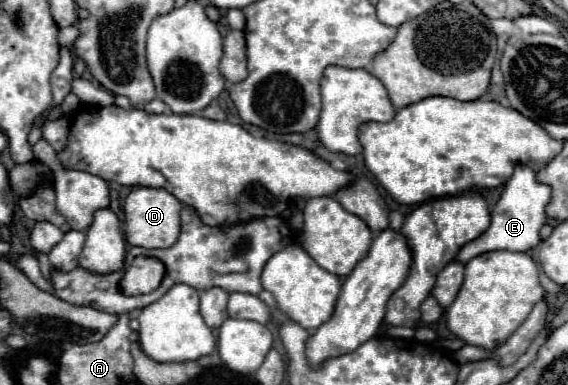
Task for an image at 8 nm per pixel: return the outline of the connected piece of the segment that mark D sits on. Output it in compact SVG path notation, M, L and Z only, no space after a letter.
M135 187L123 205L125 211L125 239L129 245L139 245L145 249L159 249L159 247L171 247L181 233L181 223L179 223L179 213L181 213L181 203L177 197L167 193L165 189L153 189L153 187Z

